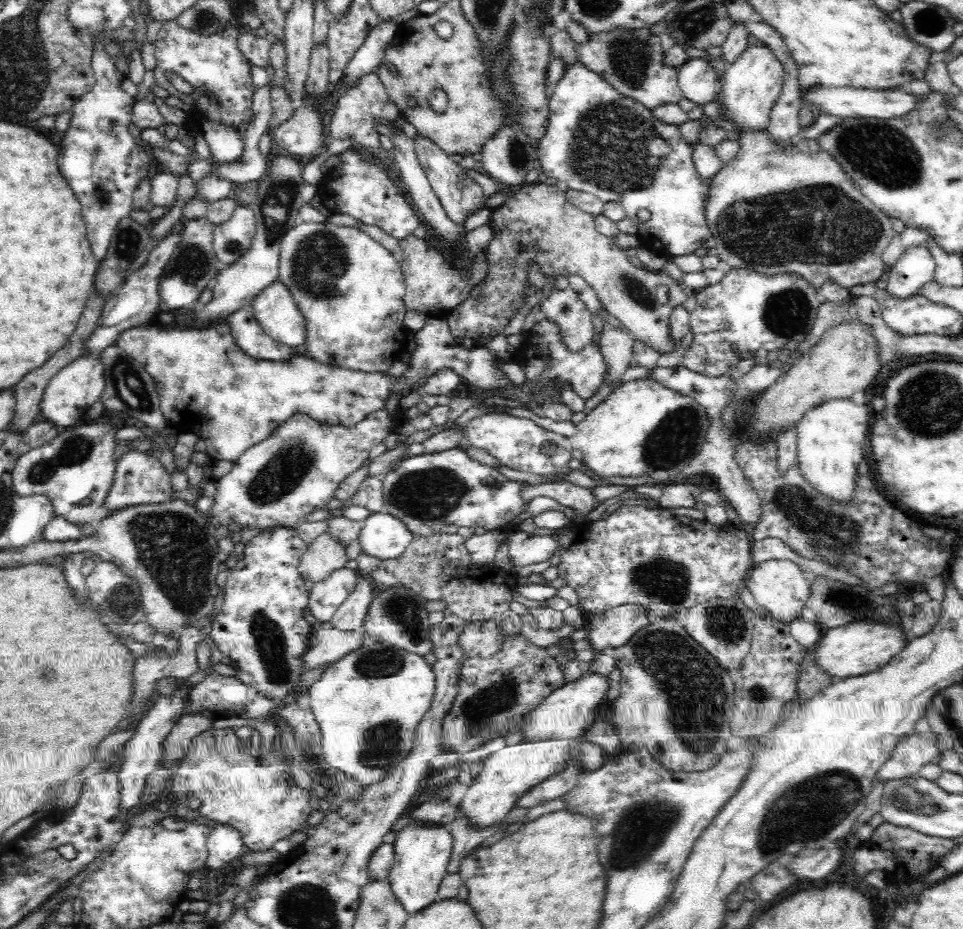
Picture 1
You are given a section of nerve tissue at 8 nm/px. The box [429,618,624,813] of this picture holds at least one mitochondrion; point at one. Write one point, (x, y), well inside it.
(478, 708)

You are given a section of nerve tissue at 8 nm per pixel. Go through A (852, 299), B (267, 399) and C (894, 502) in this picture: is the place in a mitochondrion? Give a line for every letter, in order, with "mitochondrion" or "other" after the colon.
A: other
B: other
C: other

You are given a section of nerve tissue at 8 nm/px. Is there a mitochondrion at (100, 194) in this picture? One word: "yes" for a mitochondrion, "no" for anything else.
yes

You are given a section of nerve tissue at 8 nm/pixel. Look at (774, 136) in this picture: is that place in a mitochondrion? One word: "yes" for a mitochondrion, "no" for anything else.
no

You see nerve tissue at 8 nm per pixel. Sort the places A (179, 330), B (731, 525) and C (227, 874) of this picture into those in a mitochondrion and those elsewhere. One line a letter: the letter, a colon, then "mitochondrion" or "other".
A: other
B: other
C: other

